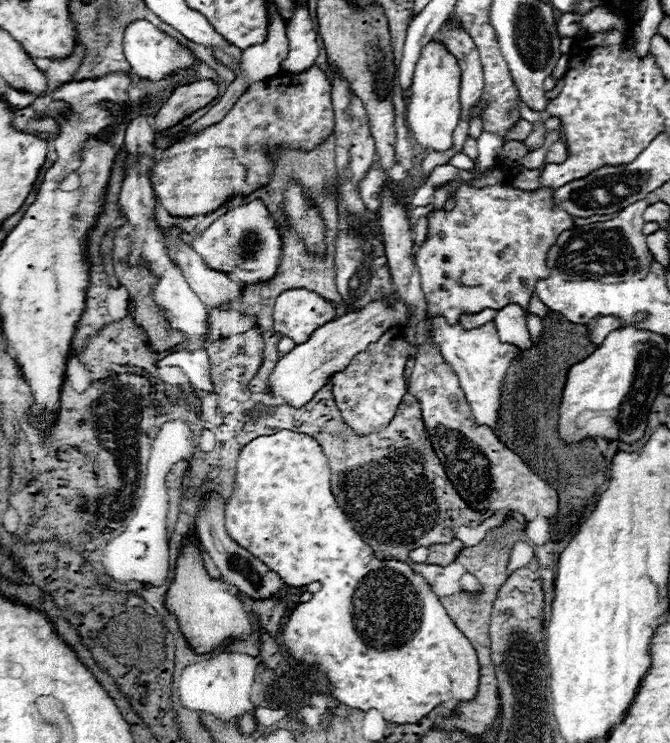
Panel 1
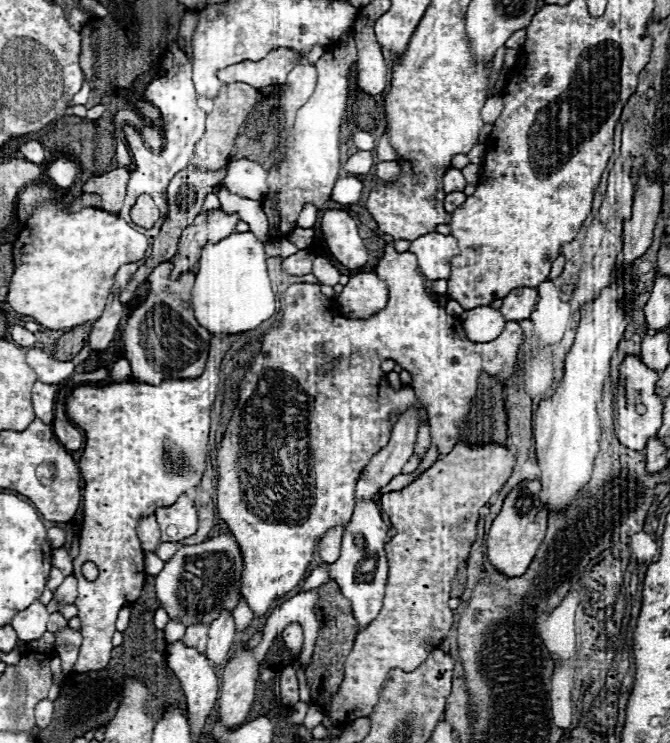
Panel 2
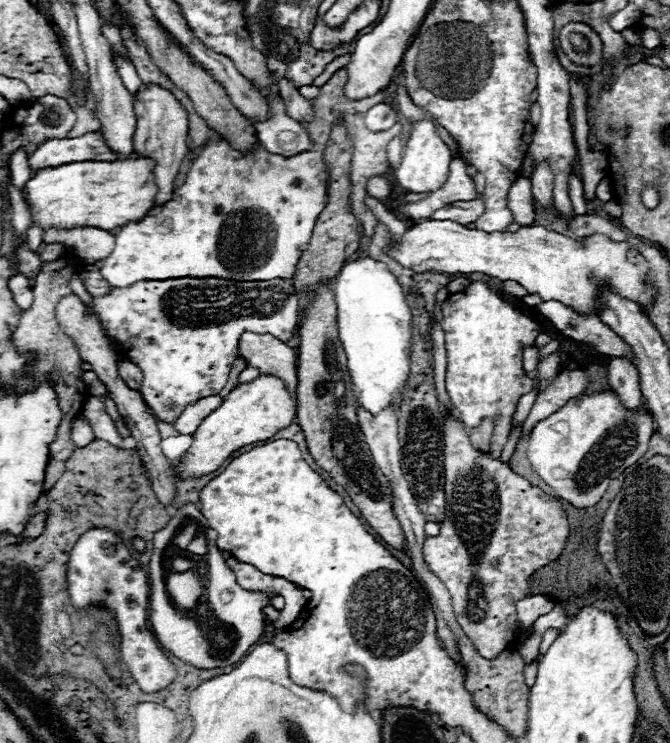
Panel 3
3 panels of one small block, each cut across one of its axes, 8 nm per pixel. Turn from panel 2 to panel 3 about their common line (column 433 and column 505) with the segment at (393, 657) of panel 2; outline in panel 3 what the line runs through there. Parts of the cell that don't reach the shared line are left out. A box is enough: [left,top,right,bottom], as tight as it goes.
[424,416,568,660]

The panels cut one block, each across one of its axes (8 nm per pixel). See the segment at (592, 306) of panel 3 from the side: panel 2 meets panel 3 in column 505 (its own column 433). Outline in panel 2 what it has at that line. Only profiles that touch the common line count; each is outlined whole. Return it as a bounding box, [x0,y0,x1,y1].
[408,232,458,280]

